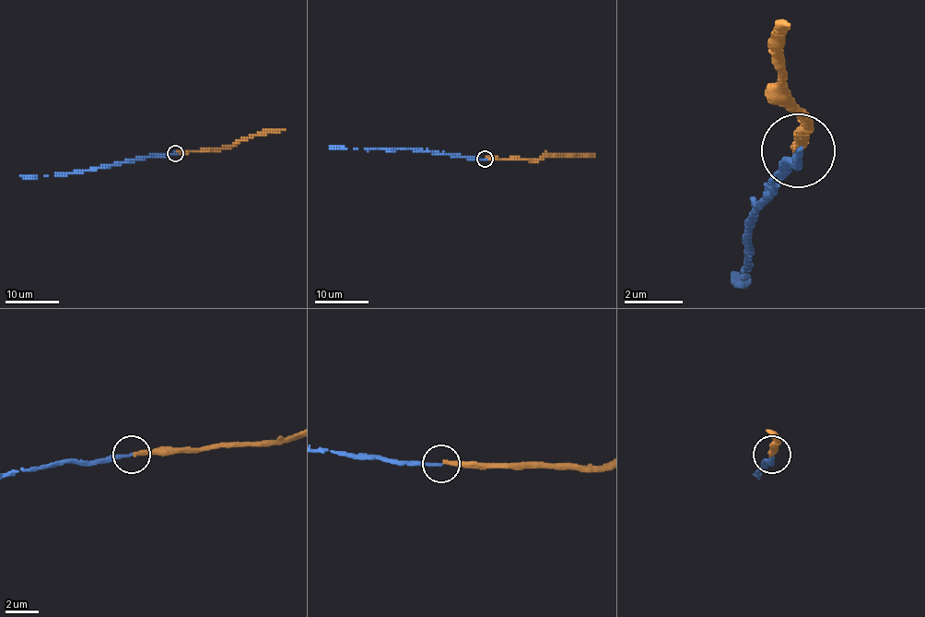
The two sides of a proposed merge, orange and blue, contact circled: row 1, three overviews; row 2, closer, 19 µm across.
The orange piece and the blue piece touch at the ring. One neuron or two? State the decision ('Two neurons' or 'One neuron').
Two neurons

